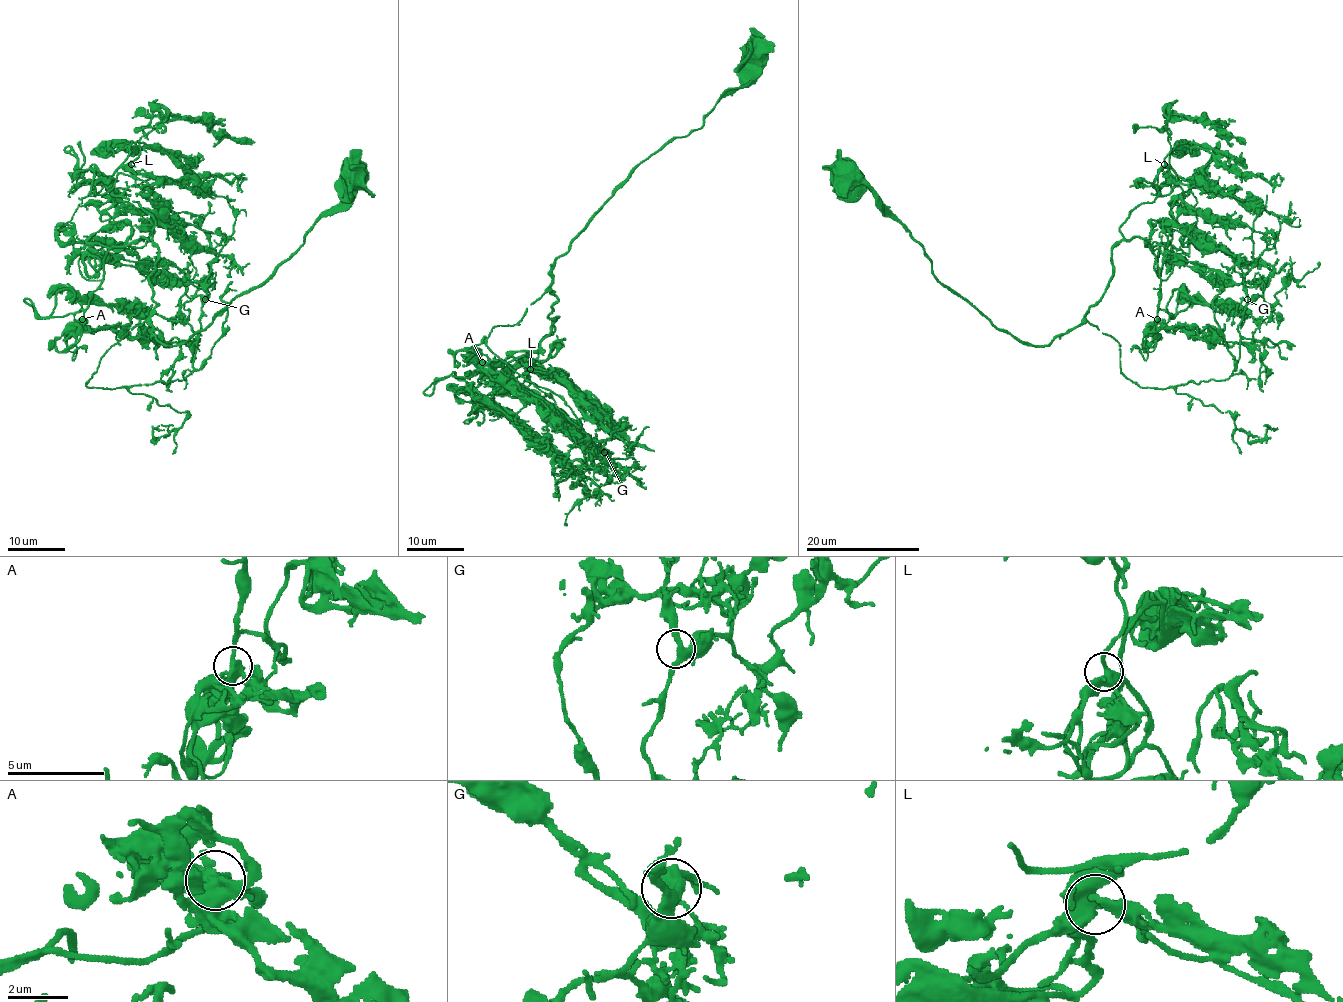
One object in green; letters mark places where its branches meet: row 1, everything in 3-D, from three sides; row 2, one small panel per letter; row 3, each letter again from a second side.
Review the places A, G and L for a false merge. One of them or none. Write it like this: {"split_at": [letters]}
{"split_at": []}

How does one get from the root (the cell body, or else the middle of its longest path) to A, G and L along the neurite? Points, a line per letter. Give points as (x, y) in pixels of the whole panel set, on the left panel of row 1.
A: (350, 175), (304, 242), (188, 341), (152, 334), (158, 248), (142, 237), (104, 257), (82, 319)
G: (350, 175), (299, 248), (176, 345), (152, 334), (158, 248), (141, 237), (108, 251), (198, 282), (205, 299)
L: (350, 175), (265, 281), (165, 345), (158, 248), (115, 247), (131, 225), (106, 211), (131, 164)

